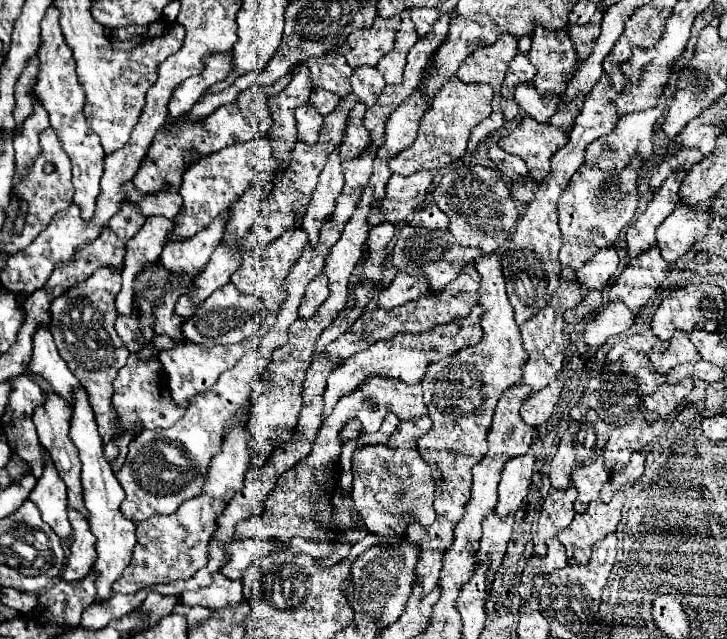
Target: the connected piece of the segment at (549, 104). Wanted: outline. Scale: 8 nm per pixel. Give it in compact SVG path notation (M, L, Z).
M518 85L514 89L514 97L516 103L522 107L522 111L536 119L538 123L548 123L550 117L554 115L554 111L558 111L558 107L564 105L564 101L554 101L552 97L542 97L532 85Z

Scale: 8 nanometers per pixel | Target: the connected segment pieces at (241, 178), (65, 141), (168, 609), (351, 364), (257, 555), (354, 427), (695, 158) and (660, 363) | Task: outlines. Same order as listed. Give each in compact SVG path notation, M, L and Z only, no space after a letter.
M260 137L248 143L236 143L194 163L194 167L184 173L184 183L180 187L180 195L184 195L184 209L174 219L176 229L172 231L170 239L190 239L198 231L206 229L206 225L222 211L226 211L234 201L238 201L246 189L264 189L274 177L274 173L280 169L280 165L282 163L274 157L268 137Z
M50 5L46 11L46 17L42 19L42 45L38 49L40 75L38 75L36 95L38 95L40 103L46 107L48 115L50 115L50 125L58 133L64 151L70 155L72 183L74 183L72 201L80 207L82 219L90 221L94 217L96 199L100 195L100 177L104 171L104 149L100 145L98 135L94 135L94 131L90 131L90 125L86 123L86 117L82 115L82 103L84 103L82 85L78 83L72 51L64 41L58 17L60 17L60 11L54 5Z
M150 593L150 595L148 595L148 599L144 601L144 607L142 607L140 611L142 611L142 613L144 613L144 611L148 611L152 621L160 621L162 617L166 617L166 615L170 615L170 613L172 613L174 603L178 603L178 599L176 599L176 597L162 597L162 595Z
M476 305L464 321L448 323L448 325L436 325L434 329L424 331L424 333L400 333L400 335L394 335L388 341L376 341L366 351L360 351L360 353L352 355L350 359L346 359L328 377L328 385L326 385L326 391L324 391L324 419L330 415L330 411L340 401L340 397L356 391L370 377L398 379L398 381L404 381L406 385L420 383L424 373L426 373L426 367L430 363L440 361L448 355L456 353L462 347L476 345L478 339L482 339L482 327L478 325L482 313L484 313L482 305Z
M238 539L226 545L230 553L230 563L222 567L222 573L228 579L240 579L244 571L258 559L264 559L270 553L270 545L258 539Z
M354 419L354 421L350 421L350 423L346 423L348 427L344 427L342 429L342 443L346 443L346 441L352 441L352 439L358 439L364 431L362 431L362 427L358 427L358 421Z
M682 149L682 151L674 151L674 155L668 155L668 161L672 167L692 167L694 163L698 163L704 155L698 149Z
M676 331L674 337L670 339L670 345L668 349L662 353L662 355L656 355L654 359L650 359L656 373L660 375L666 375L670 369L674 369L676 365L682 365L682 363L696 363L700 361L700 353L698 349L690 343L688 335L682 333L682 331Z

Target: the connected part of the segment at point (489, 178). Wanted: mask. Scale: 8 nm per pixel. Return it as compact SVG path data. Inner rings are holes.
M450 165L438 181L432 199L450 217L450 233L454 239L462 247L478 247L484 253L502 249L520 217L504 177L482 165Z

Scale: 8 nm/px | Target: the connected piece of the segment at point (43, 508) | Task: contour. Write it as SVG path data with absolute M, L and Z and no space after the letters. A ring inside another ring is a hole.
M48 451L44 453L46 455L46 467L44 467L44 475L42 475L42 479L38 479L38 483L36 483L36 487L32 489L32 493L30 493L30 501L40 509L40 513L42 513L42 521L46 523L46 525L50 525L52 527L52 531L62 539L62 543L66 543L68 547L70 547L70 543L72 543L72 527L70 527L70 521L68 521L68 499L66 499L66 485L62 483L62 479L58 477L58 473L56 473L56 467L54 467L54 463L52 463L52 459L50 459L50 455L48 455Z

